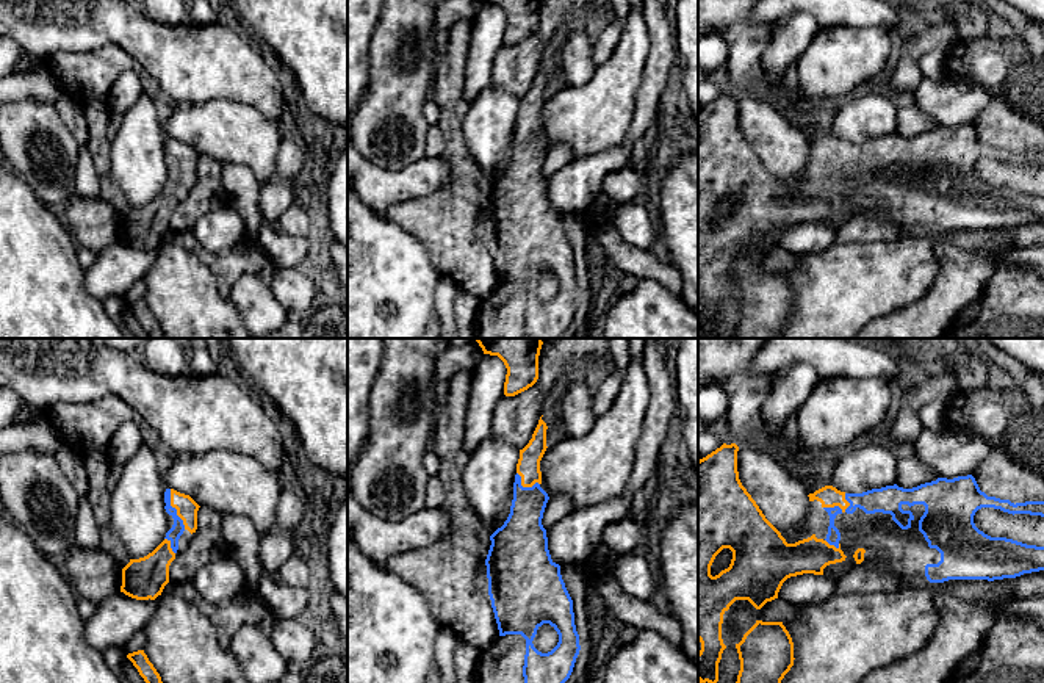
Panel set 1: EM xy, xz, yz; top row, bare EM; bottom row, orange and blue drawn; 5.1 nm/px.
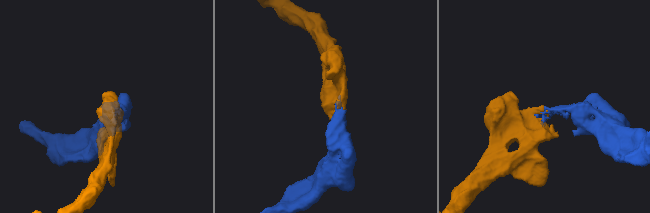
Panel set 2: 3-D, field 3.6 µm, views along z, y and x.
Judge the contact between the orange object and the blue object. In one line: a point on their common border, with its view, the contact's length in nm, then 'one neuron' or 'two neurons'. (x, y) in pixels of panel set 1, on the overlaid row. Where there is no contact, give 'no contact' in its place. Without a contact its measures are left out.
meets orange in xy at (176, 508); contact 220 nm long; one neuron

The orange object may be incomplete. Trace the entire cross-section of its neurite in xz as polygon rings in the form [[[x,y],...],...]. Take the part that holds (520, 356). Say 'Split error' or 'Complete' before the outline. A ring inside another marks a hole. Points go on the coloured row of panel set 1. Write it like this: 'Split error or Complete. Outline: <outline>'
Complete. Outline: [[[476,338],[484,354],[498,356],[506,368],[504,395],[515,396],[538,379],[542,338]]]

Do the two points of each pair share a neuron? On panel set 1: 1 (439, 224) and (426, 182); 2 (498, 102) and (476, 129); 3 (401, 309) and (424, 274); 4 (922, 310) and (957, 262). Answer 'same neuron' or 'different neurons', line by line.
1: different neurons
2: same neuron
3: same neuron
4: same neuron

